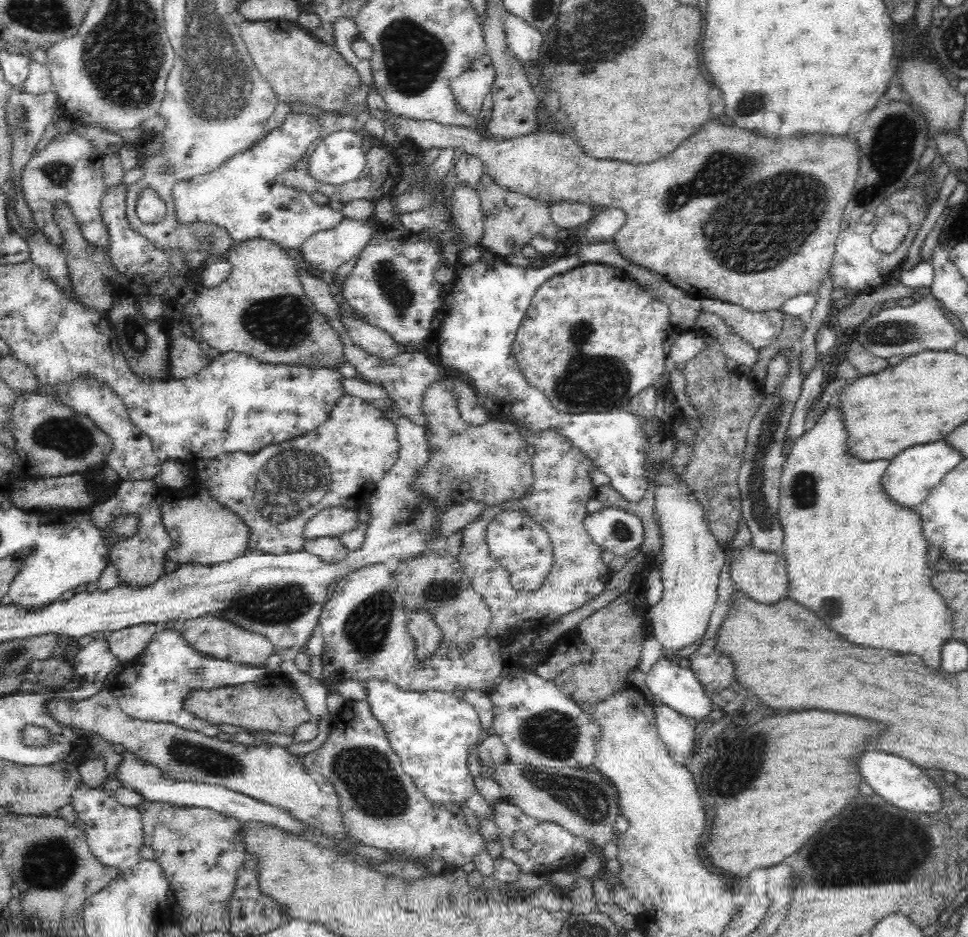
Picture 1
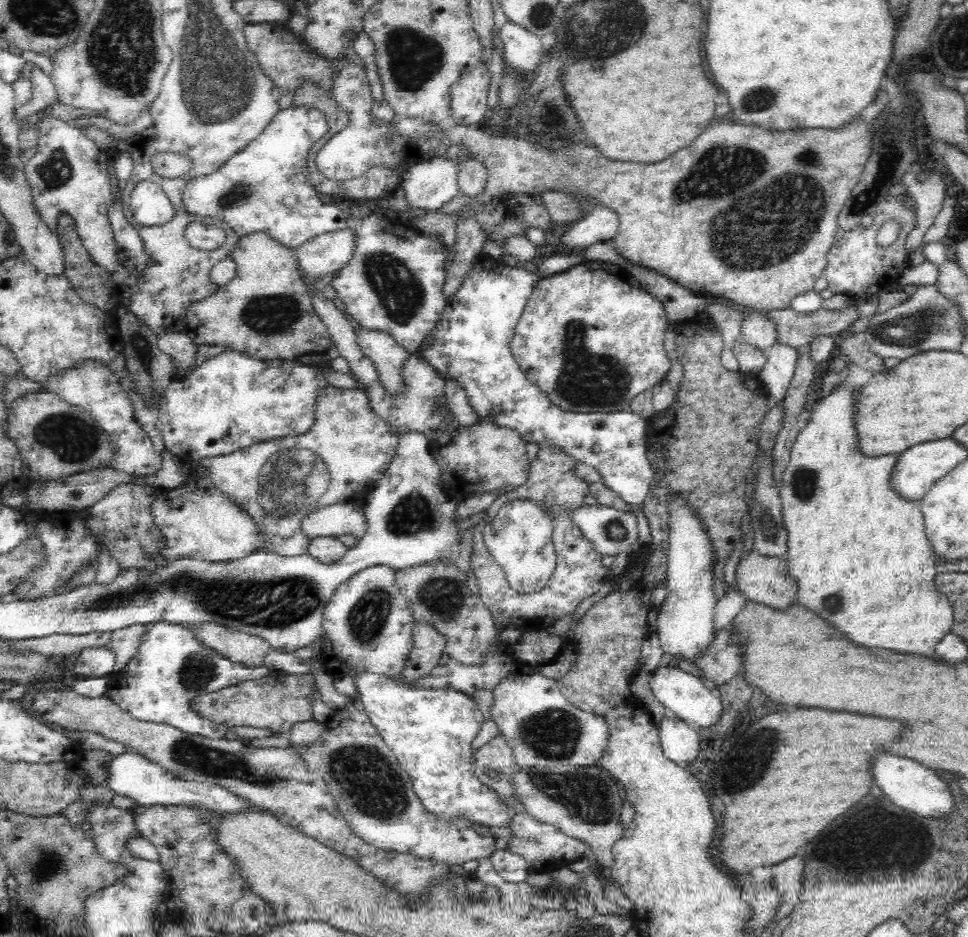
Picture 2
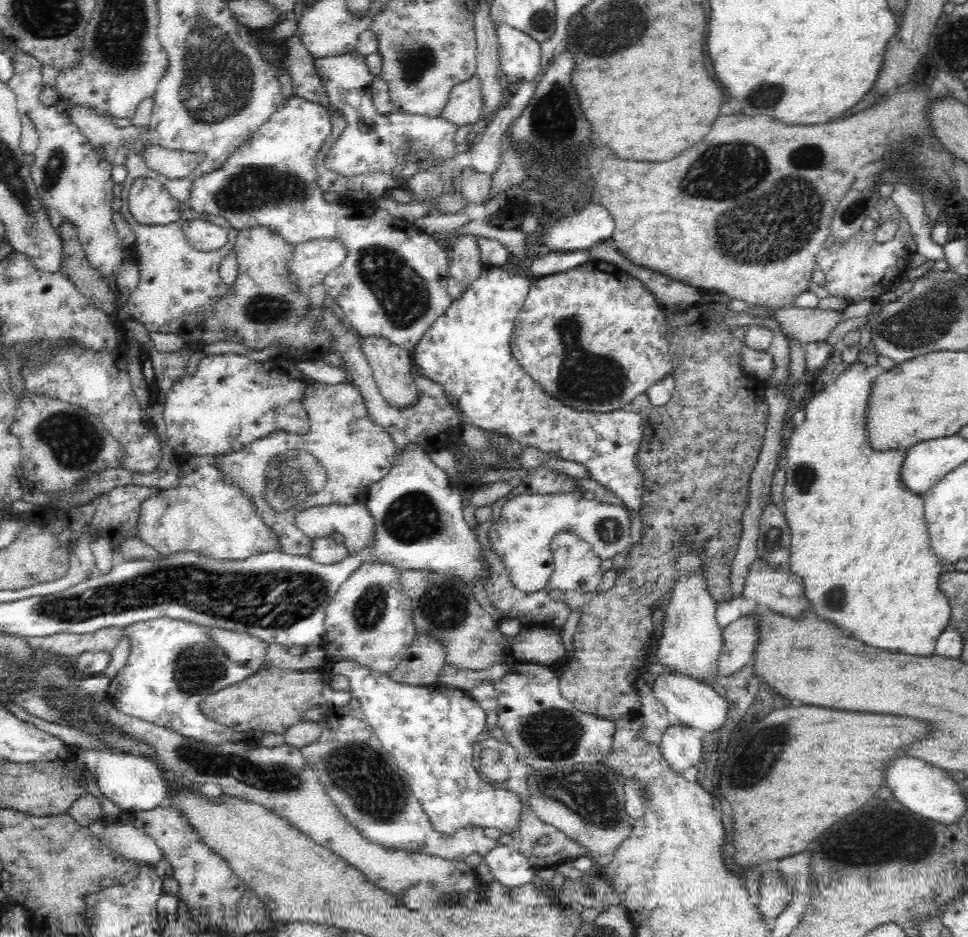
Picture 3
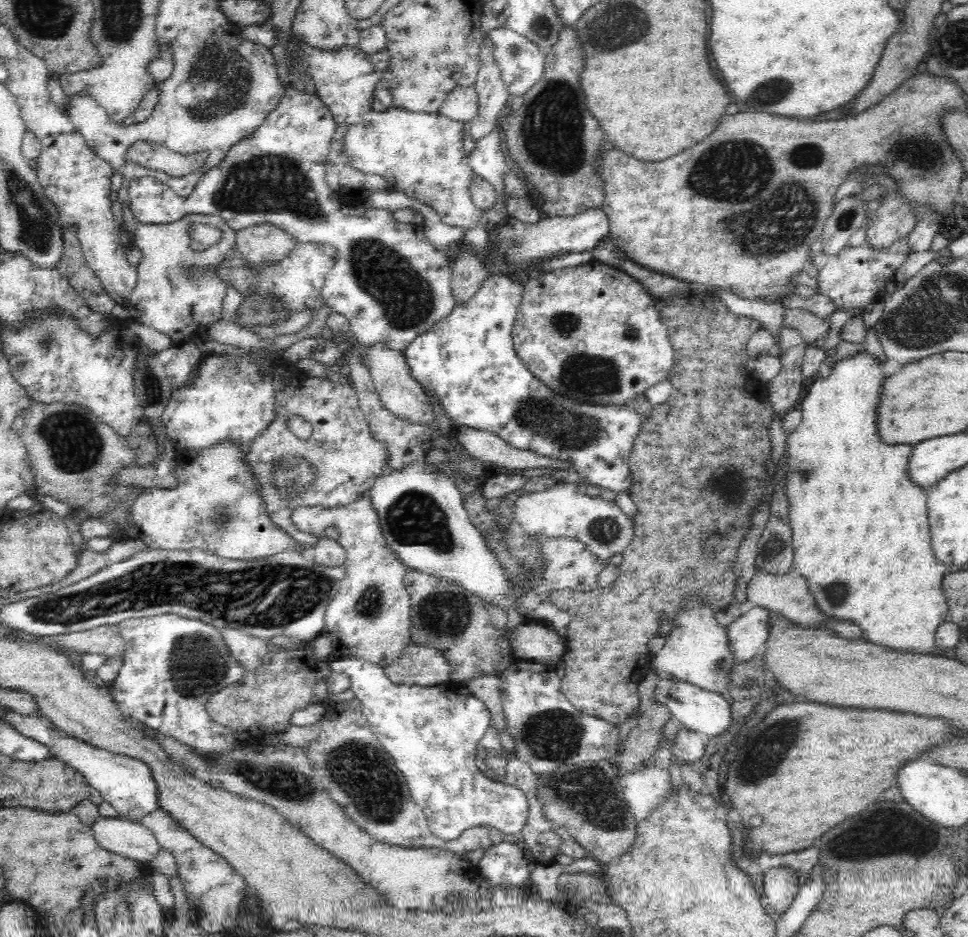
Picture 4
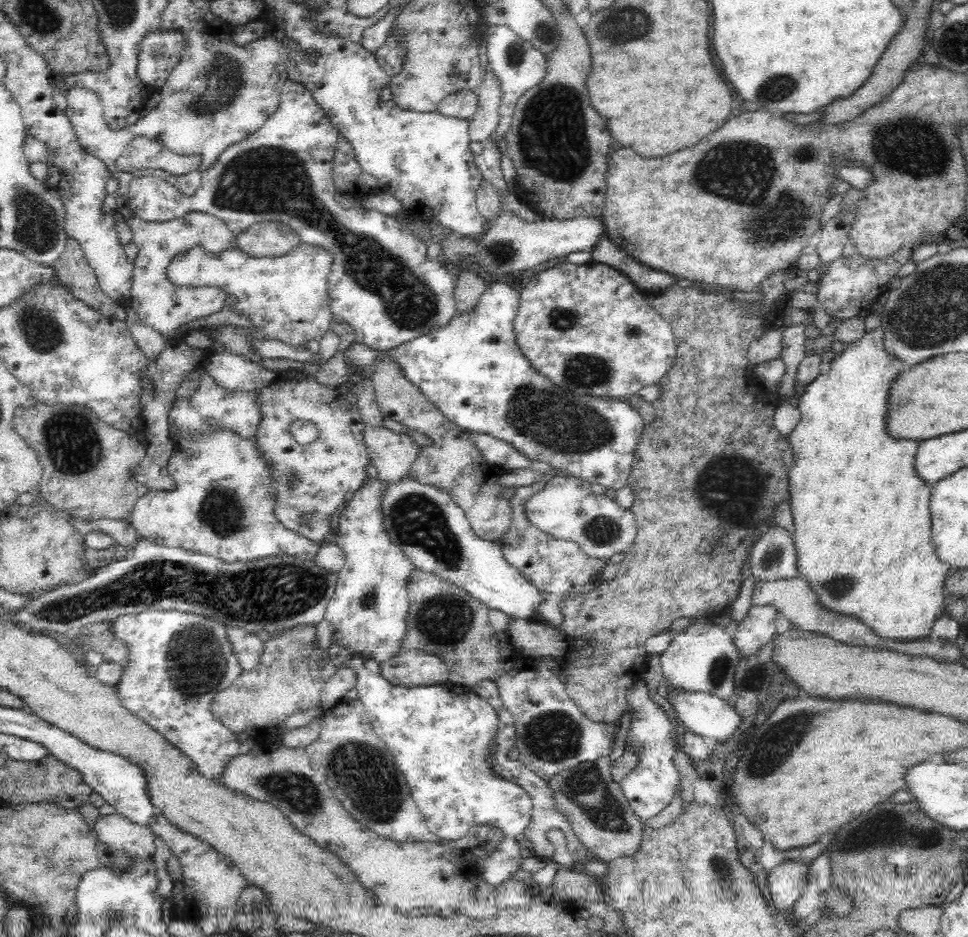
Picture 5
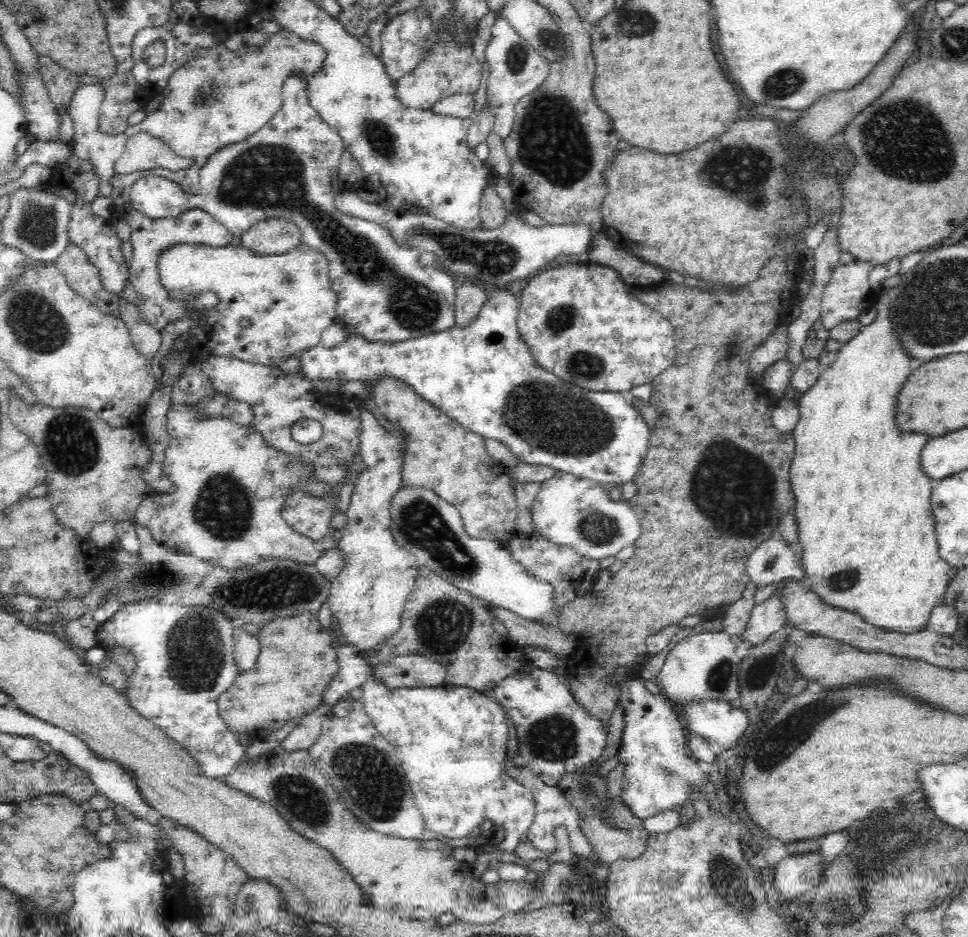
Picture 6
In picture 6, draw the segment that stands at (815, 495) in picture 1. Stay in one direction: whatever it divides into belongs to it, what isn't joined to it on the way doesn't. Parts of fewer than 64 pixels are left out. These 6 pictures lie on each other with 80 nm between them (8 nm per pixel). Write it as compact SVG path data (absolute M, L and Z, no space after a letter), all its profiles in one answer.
M882 292L874 306L877 310L876 318L872 324L863 326L862 330L846 344L841 344L838 356L832 364L822 368L818 380L802 394L795 396L796 405L800 411L800 420L793 428L795 440L795 455L789 468L789 485L795 503L792 510L795 511L795 522L798 526L798 539L796 543L802 546L802 570L806 572L805 580L811 589L819 595L821 602L839 608L846 612L856 613L868 624L872 624L884 632L894 634L916 634L927 630L930 614L936 606L944 603L945 590L947 589L952 567L946 564L939 555L934 530L933 512L931 509L931 492L935 483L921 471L920 451L924 443L930 438L925 434L902 434L892 428L892 414L897 390L904 379L912 372L909 367L909 358L904 355L902 347L892 341L891 322L889 322L889 296Z

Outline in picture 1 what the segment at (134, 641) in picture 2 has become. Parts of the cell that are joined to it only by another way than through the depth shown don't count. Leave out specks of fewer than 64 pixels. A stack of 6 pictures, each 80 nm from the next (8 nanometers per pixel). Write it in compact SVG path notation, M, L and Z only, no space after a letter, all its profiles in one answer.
M157 623L139 624L112 632L106 639L110 652L123 663L128 659L136 659L159 630L160 625Z

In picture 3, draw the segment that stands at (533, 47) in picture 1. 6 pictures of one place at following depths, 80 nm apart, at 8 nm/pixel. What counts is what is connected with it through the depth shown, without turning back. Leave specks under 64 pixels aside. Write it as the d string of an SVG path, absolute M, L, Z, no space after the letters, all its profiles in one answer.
M508 23L496 26L496 36L499 70L504 74L505 85L517 89L522 83L535 79L541 70L541 44L528 33Z

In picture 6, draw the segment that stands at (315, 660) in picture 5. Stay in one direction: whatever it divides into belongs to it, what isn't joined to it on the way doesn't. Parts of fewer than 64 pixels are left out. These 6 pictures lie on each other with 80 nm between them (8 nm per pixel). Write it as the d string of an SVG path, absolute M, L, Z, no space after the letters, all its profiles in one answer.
M302 614L296 618L274 620L259 628L257 636L260 641L260 654L256 666L240 673L236 677L235 684L226 692L222 692L216 700L220 719L235 734L253 734L256 730L278 732L288 720L309 716L322 704L324 688L339 669L335 659L336 645L340 643L339 637L332 628L322 627L316 614Z

